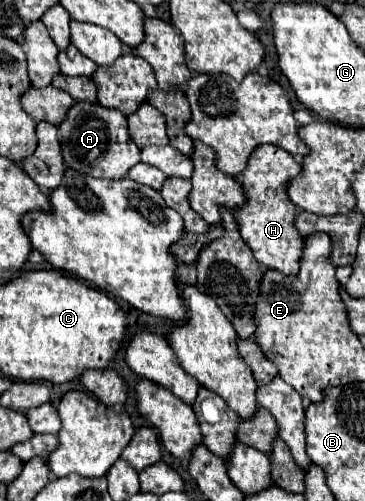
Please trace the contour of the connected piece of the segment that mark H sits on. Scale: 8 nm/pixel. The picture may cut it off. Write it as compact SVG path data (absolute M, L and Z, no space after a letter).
M260 145L252 151L252 157L248 159L244 171L236 175L246 195L244 205L232 209L238 231L262 267L276 269L284 275L296 275L300 267L298 261L302 257L302 235L296 231L292 219L296 217L296 207L286 195L288 181L294 179L298 173L300 163L284 149L274 145Z

